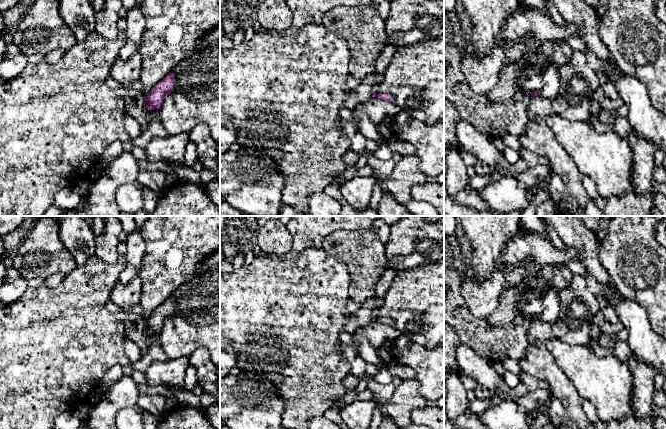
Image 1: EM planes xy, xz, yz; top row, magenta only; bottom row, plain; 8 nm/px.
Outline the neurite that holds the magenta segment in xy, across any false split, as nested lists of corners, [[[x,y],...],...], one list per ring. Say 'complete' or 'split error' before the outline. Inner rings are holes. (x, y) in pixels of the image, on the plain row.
split error; [[[171,296],[157,307],[148,318],[145,318],[146,332],[149,334],[149,346],[145,351],[141,352],[140,359],[131,364],[134,371],[145,373],[153,362],[168,359],[154,334],[160,333],[165,319],[173,316],[174,311],[174,299]]]

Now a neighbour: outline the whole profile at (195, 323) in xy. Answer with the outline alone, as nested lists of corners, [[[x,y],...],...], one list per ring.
[[[220,248],[215,250],[207,258],[205,258],[200,264],[197,265],[197,273],[192,279],[182,283],[172,294],[174,299],[175,311],[174,314],[166,318],[162,329],[160,331],[160,345],[168,359],[178,359],[181,357],[189,357],[196,349],[204,347],[208,350],[212,362],[220,368]]]

